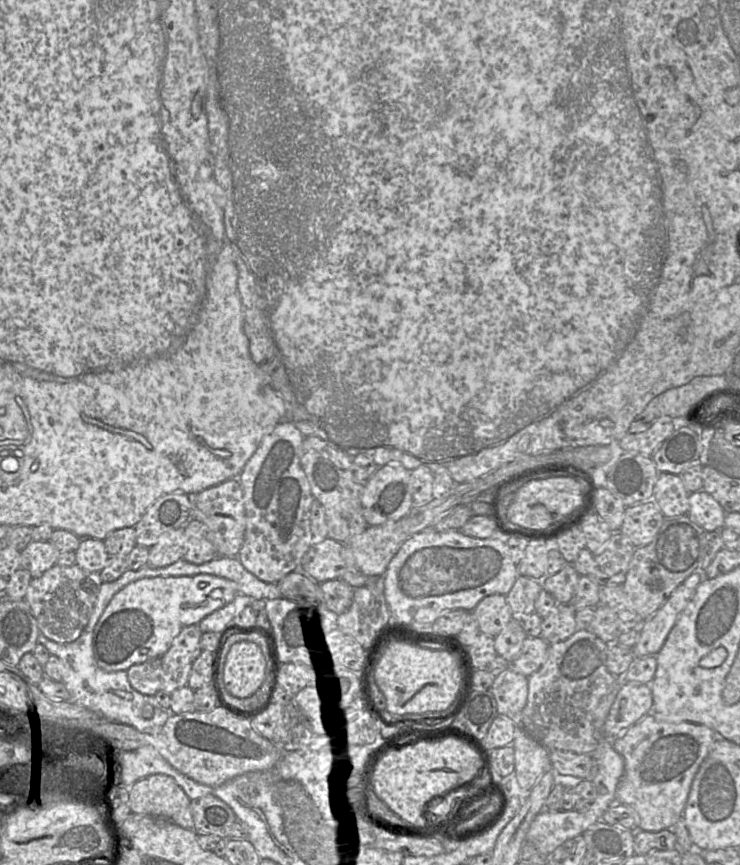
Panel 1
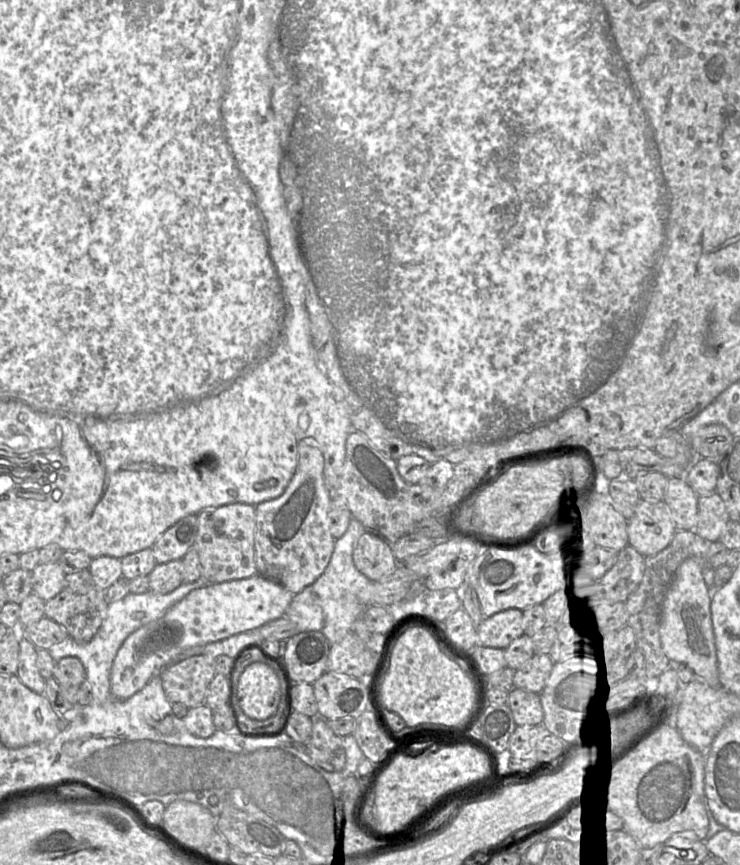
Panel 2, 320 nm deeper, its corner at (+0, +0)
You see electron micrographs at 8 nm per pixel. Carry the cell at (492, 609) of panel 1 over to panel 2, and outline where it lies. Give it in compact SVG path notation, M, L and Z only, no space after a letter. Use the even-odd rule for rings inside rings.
M507 609L484 617L477 632L479 644L504 650L524 634L523 611Z

